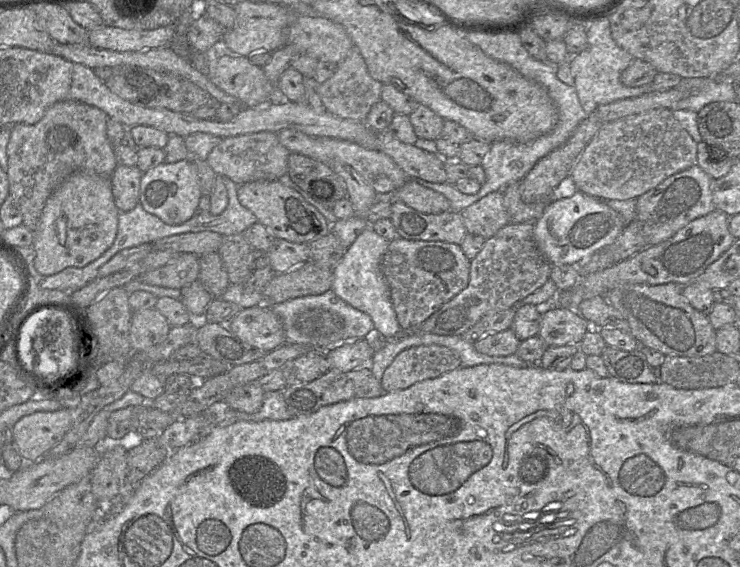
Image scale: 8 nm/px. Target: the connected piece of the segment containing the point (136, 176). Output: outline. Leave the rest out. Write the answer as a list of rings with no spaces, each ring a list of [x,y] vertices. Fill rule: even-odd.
[[[117,165],[110,176],[114,202],[120,212],[132,210],[139,202],[142,174],[136,165]]]

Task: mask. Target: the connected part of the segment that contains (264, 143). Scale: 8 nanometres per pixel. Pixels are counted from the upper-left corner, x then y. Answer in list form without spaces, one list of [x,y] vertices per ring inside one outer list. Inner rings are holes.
[[[264,131],[222,138],[206,161],[217,175],[226,176],[239,186],[253,181],[279,180],[287,174],[290,154],[279,142],[277,133]]]

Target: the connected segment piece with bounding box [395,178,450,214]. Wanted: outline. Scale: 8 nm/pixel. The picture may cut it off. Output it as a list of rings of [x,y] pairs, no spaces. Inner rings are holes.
[[[411,178],[396,191],[395,201],[401,201],[423,214],[450,211],[450,203],[442,194],[425,188]]]

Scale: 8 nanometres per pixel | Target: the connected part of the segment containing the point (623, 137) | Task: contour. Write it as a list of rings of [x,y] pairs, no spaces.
[[[658,108],[603,125],[575,163],[570,179],[579,192],[606,200],[629,200],[658,186],[668,177],[697,164],[697,143],[673,116],[671,109]]]

